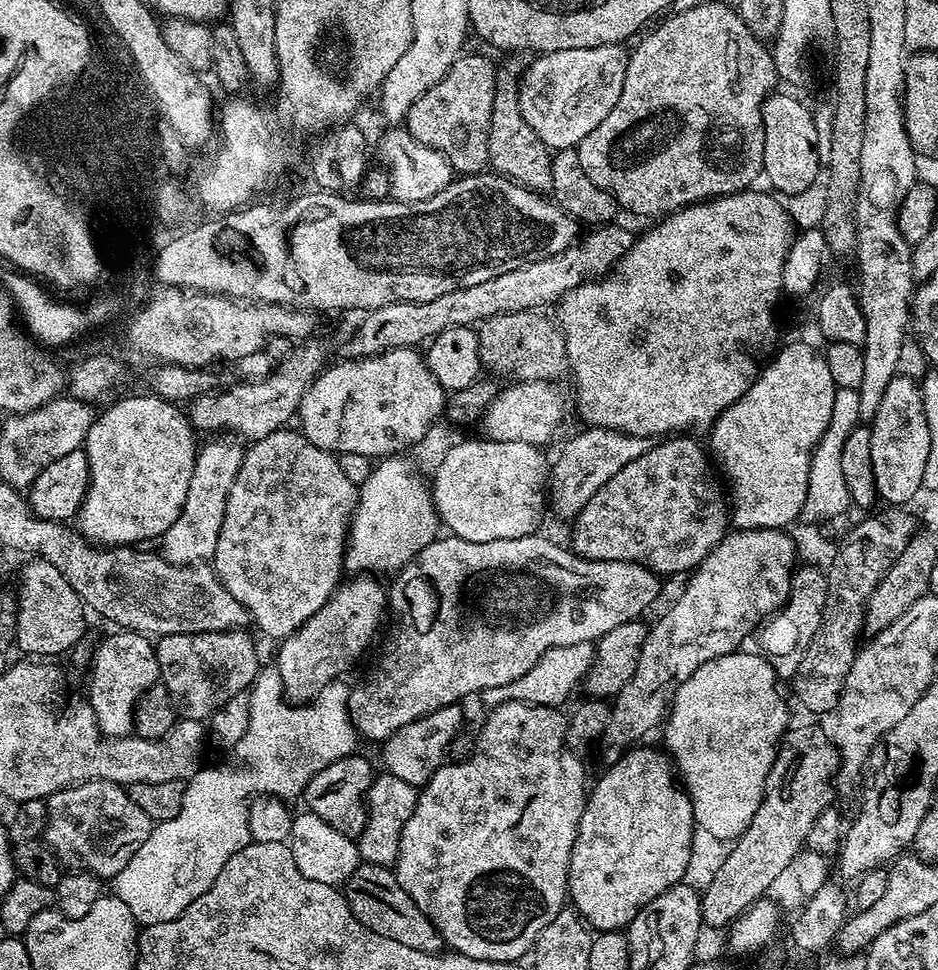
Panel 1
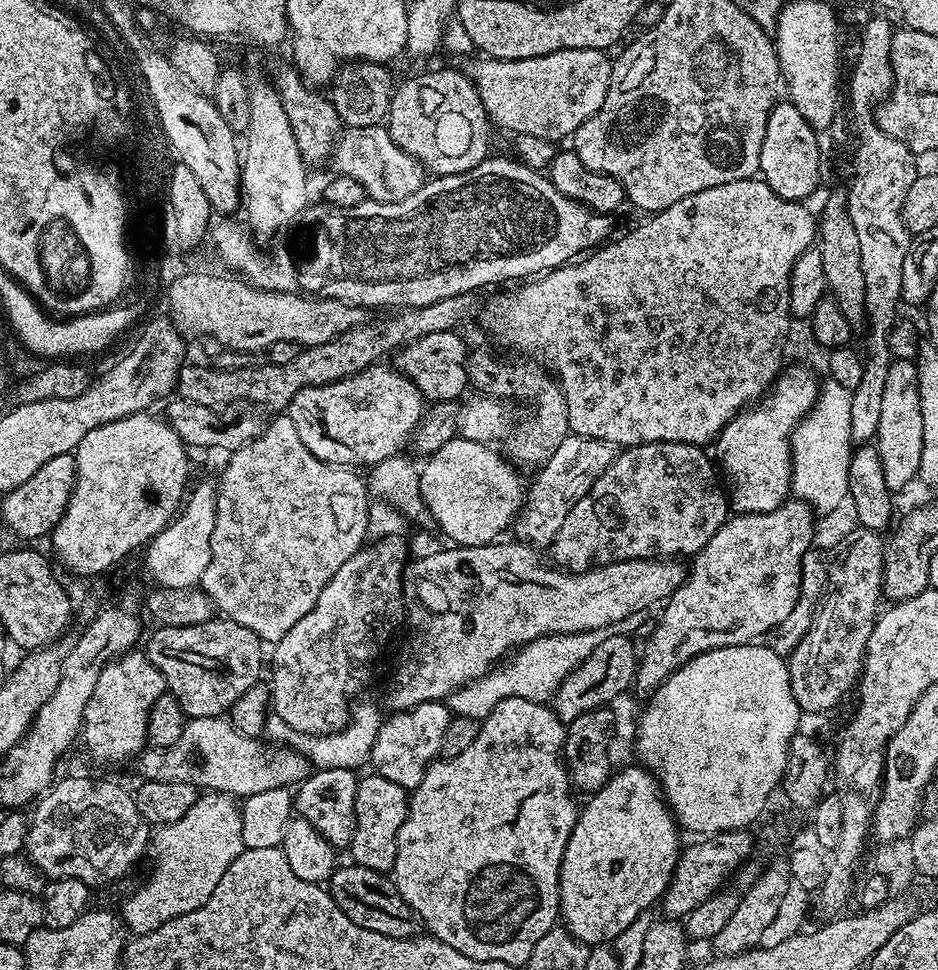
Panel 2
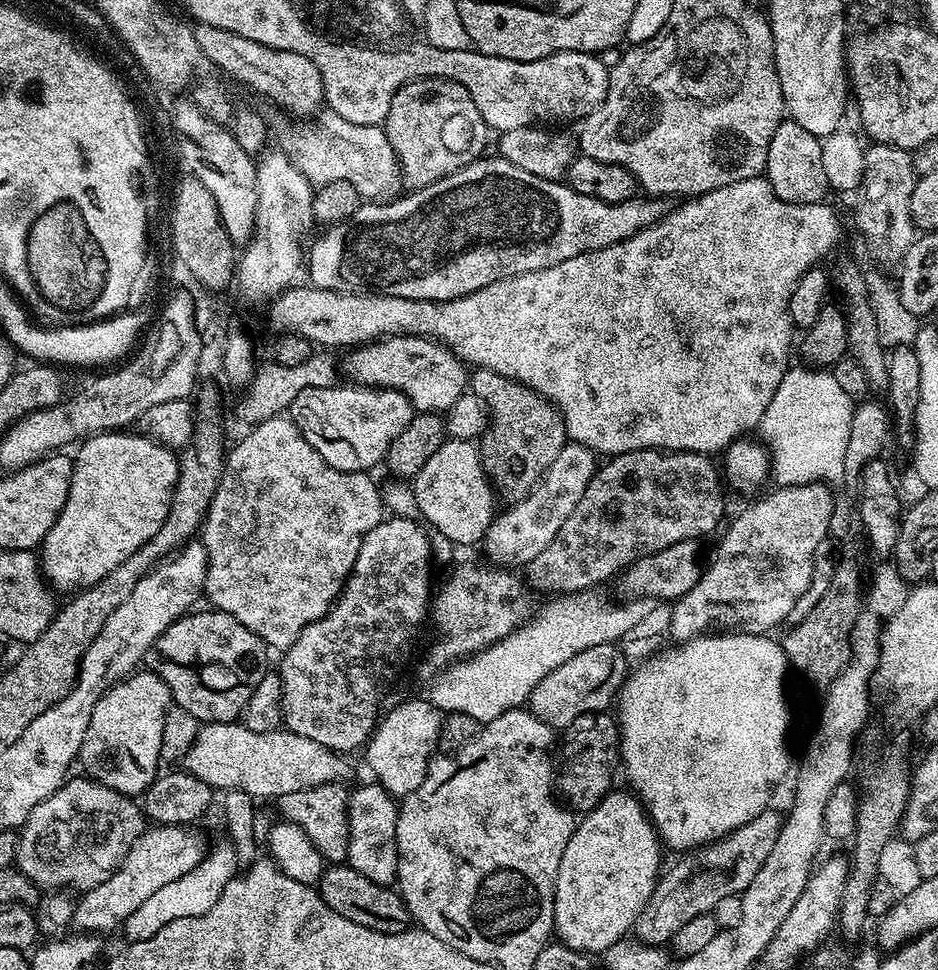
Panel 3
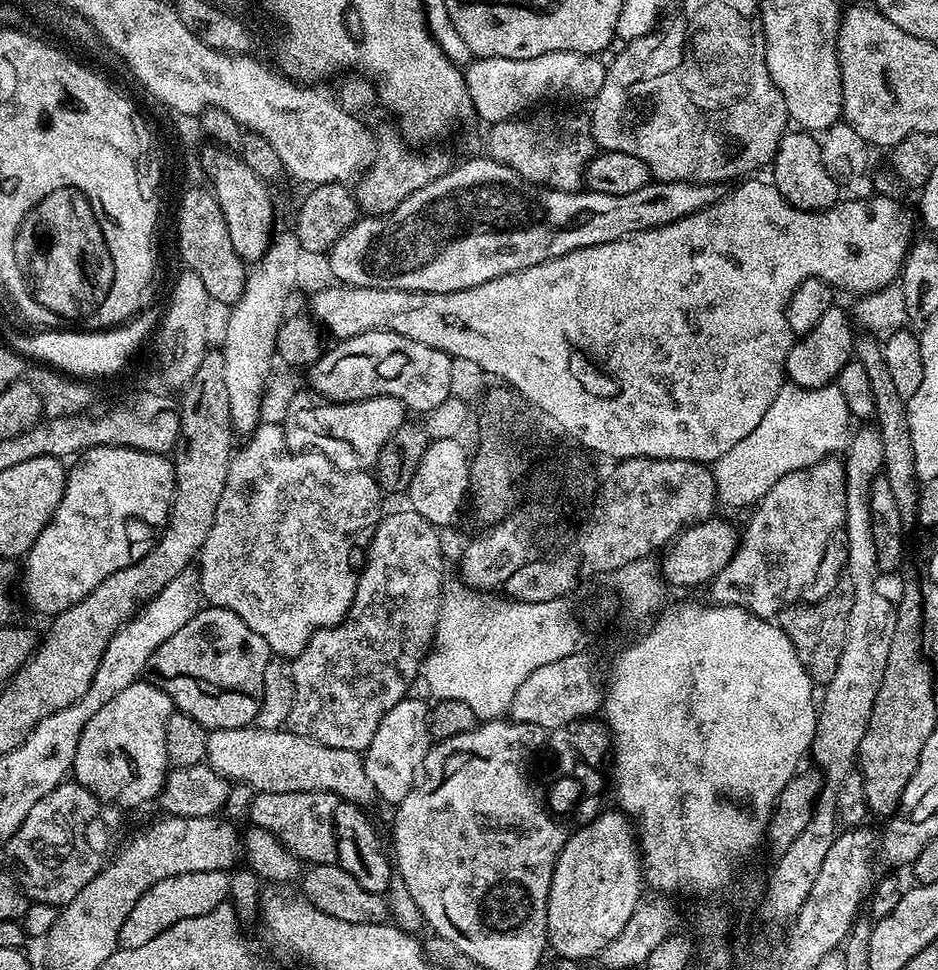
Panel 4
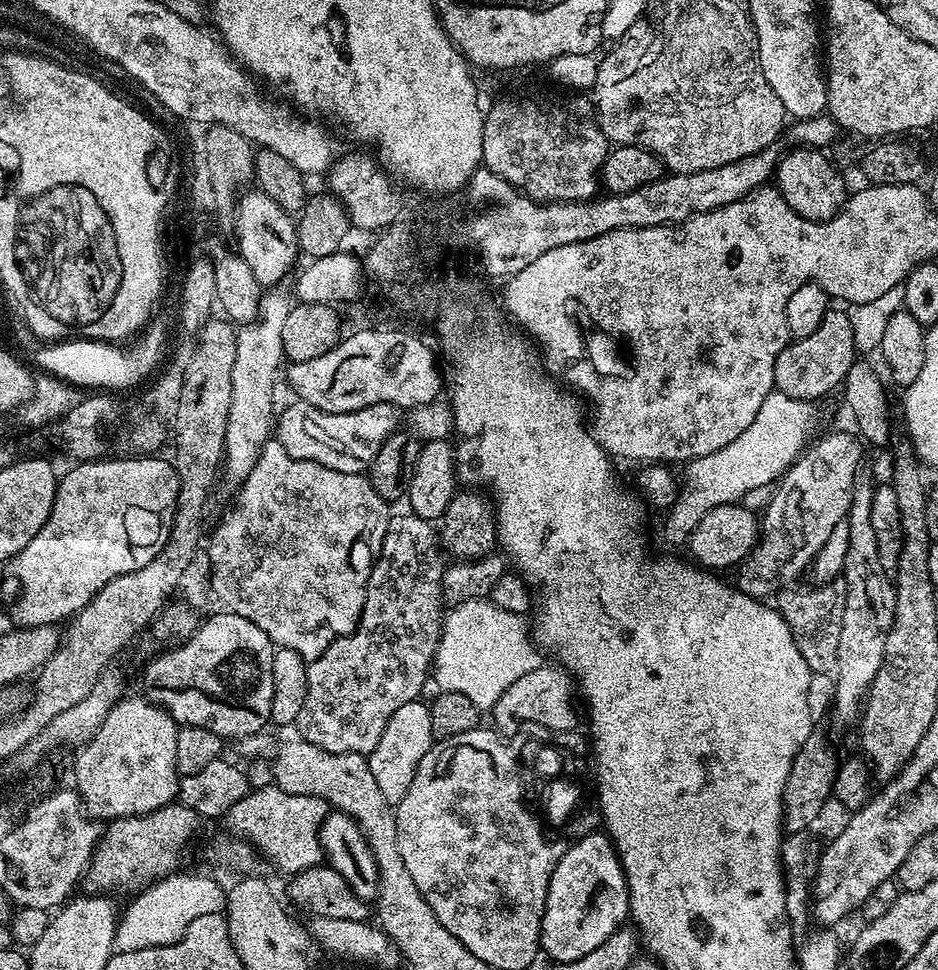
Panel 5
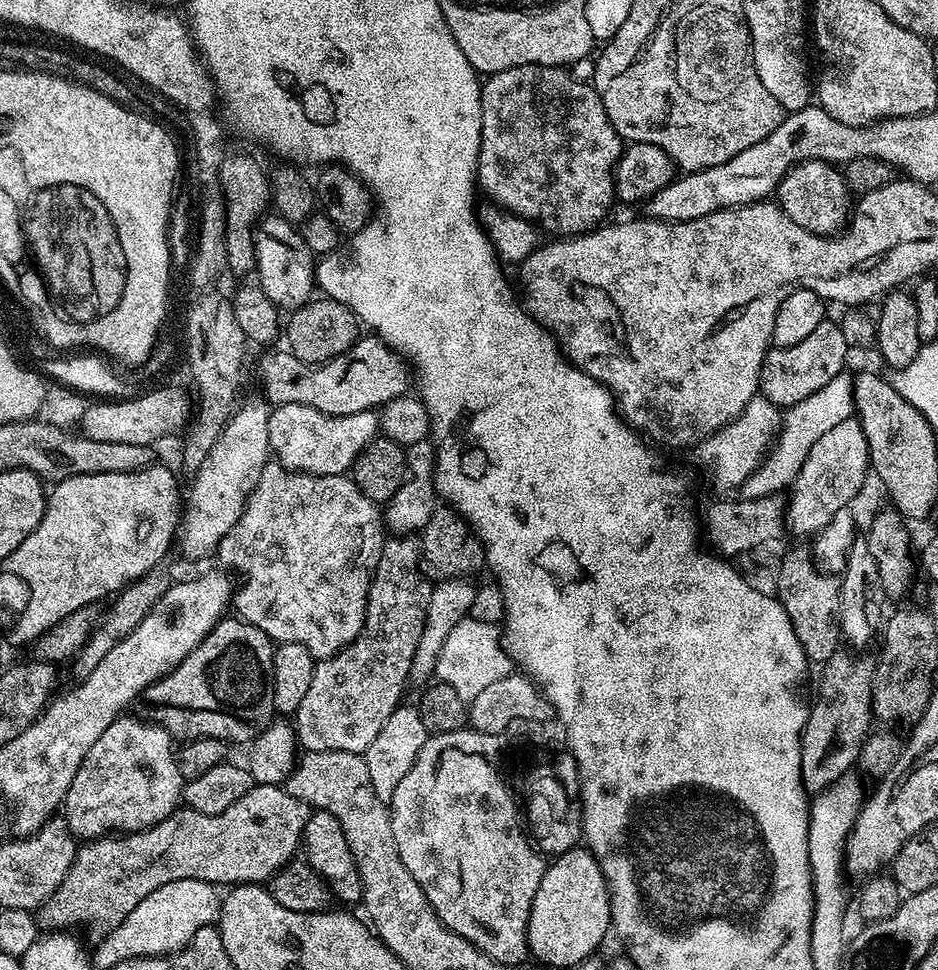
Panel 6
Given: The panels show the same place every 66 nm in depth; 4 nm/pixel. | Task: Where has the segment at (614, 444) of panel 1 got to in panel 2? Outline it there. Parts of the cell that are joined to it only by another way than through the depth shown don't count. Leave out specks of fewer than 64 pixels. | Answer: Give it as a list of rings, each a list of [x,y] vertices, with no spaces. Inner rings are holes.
[[[571,434],[565,438],[562,446],[558,446],[558,450],[550,454],[548,461],[533,475],[536,477],[530,480],[527,499],[515,519],[515,539],[533,546],[550,545],[555,534],[561,529],[562,522],[570,510],[574,509],[574,504],[590,490],[595,480],[610,466],[613,457],[613,445],[607,444],[604,440],[591,440],[585,436]]]

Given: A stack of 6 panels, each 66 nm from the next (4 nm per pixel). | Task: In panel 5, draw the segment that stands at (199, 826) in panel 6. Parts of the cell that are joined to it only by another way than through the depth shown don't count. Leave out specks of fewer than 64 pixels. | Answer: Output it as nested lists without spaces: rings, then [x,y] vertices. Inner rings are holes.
[[[271,783],[265,788],[252,788],[241,800],[234,802],[234,806],[230,806],[226,817],[227,831],[247,841],[267,863],[269,860],[276,864],[278,871],[291,878],[302,870],[325,863],[320,831],[329,811],[330,805],[322,798],[286,794],[286,790]],[[179,802],[162,806],[150,814],[127,816],[121,820],[111,821],[100,833],[100,841],[97,842],[88,870],[84,873],[83,887],[92,894],[113,894],[112,892],[116,891],[135,894],[148,885],[164,879],[165,876],[173,875],[179,869],[176,867],[183,862],[184,847],[191,842],[199,824],[202,824],[201,817]]]

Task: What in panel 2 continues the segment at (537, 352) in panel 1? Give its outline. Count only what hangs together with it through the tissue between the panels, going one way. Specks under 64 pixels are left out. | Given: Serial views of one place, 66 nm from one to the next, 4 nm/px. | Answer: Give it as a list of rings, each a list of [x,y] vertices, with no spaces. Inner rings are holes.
[[[480,348],[469,351],[467,359],[468,384],[477,393],[490,396],[503,402],[521,400],[524,404],[532,404],[532,413],[524,421],[517,423],[508,433],[502,444],[505,457],[517,469],[532,468],[538,470],[562,446],[562,442],[570,433],[568,430],[568,411],[566,398],[562,394],[559,383],[550,375],[545,365],[532,358],[512,358],[503,360],[492,352]]]

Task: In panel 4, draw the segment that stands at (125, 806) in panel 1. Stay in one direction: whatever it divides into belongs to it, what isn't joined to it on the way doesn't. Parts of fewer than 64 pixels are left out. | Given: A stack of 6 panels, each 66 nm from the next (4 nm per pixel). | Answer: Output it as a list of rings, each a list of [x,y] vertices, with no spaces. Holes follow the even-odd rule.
[[[75,782],[60,784],[50,794],[46,794],[46,798],[34,802],[34,810],[26,814],[22,826],[18,826],[6,845],[7,851],[12,851],[10,871],[20,883],[22,891],[28,895],[29,901],[57,906],[69,904],[74,894],[78,894],[78,890],[82,890],[82,886],[91,882],[104,869],[104,865],[109,863],[110,853],[117,847],[116,839],[124,824],[120,816],[123,816],[121,809],[116,805],[99,800],[88,788]]]

